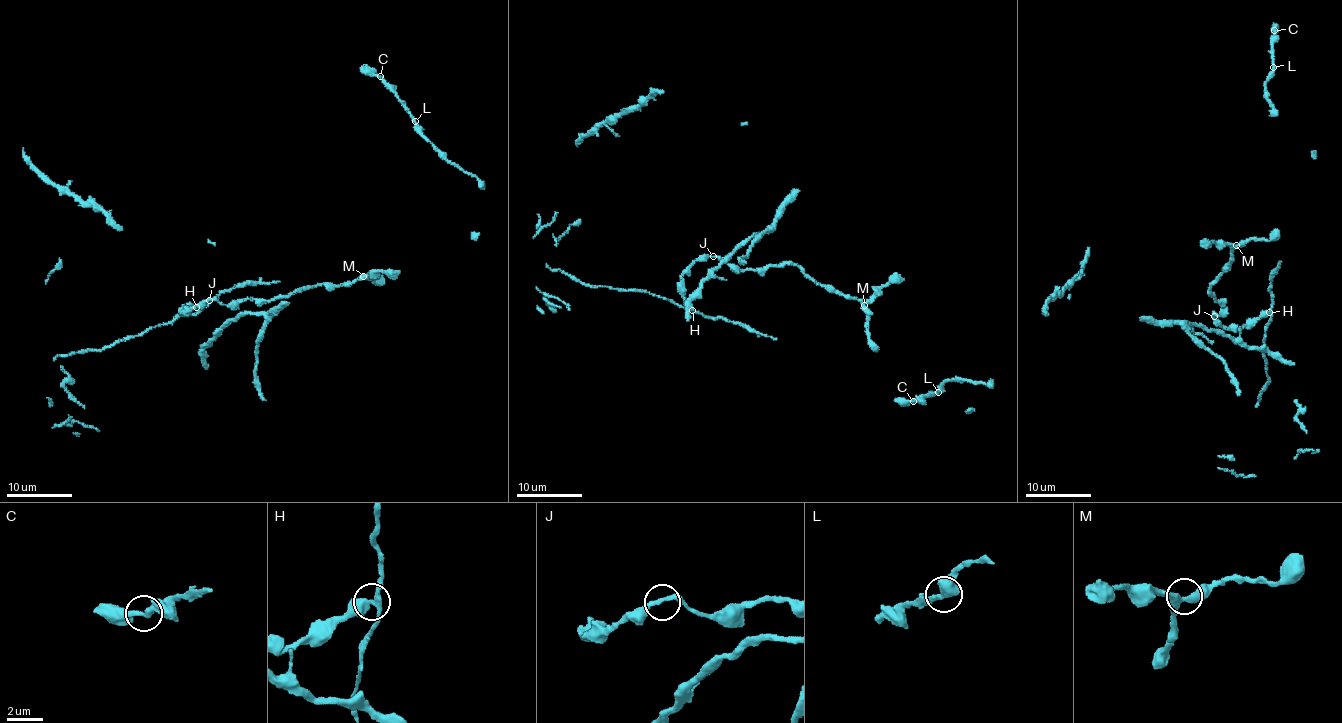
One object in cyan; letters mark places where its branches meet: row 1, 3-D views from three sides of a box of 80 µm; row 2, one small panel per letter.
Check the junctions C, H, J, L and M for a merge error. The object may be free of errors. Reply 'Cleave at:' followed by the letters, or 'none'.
Cleave at: H

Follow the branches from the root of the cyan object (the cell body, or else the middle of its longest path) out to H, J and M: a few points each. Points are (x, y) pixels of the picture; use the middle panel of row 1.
H: (768, 266), (734, 270), (716, 256), (698, 259), (682, 278), (683, 298), (692, 310)
J: (768, 266), (734, 270), (713, 256)
M: (768, 266), (793, 263), (818, 283), (856, 297), (864, 305)

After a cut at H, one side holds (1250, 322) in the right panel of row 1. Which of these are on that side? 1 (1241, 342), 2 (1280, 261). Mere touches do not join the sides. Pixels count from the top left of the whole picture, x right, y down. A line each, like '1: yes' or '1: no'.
1: yes
2: no

